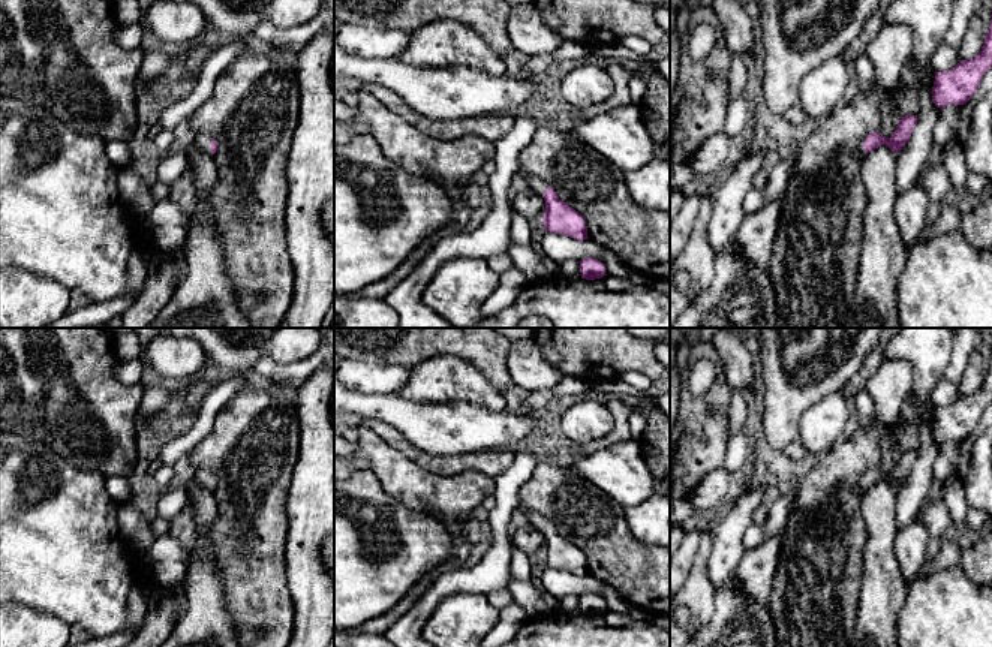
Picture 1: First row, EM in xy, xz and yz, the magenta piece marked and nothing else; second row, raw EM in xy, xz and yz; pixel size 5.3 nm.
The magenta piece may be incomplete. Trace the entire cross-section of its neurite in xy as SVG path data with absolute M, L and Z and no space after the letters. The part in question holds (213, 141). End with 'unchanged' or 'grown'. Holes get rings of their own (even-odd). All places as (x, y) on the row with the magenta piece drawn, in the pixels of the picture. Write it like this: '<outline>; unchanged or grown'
M196 135L195 144L201 151L207 154L214 154L217 151L217 141L210 135Z; grown

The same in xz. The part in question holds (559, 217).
M526 177L529 187L545 201L542 225L545 231L563 234L574 240L587 240L587 228L583 216L560 201L551 186L538 177Z; grown

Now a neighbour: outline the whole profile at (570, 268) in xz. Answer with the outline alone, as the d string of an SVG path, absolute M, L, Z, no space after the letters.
M574 258L565 259L563 262L559 264L559 274L571 280L580 279L581 277L580 262L575 261Z

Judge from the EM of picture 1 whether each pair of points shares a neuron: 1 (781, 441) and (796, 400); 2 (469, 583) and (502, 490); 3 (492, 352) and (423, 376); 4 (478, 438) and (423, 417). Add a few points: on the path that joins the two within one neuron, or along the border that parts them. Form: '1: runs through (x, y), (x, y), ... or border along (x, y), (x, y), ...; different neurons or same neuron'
1: runs through (781, 430), (781, 418), (785, 411); same neuron
2: runs through (493, 560), (499, 554), (501, 514); same neuron
3: border along (432, 357), (456, 355), (472, 364), (492, 385); different neurons
4: runs through (465, 429), (436, 429); same neuron

